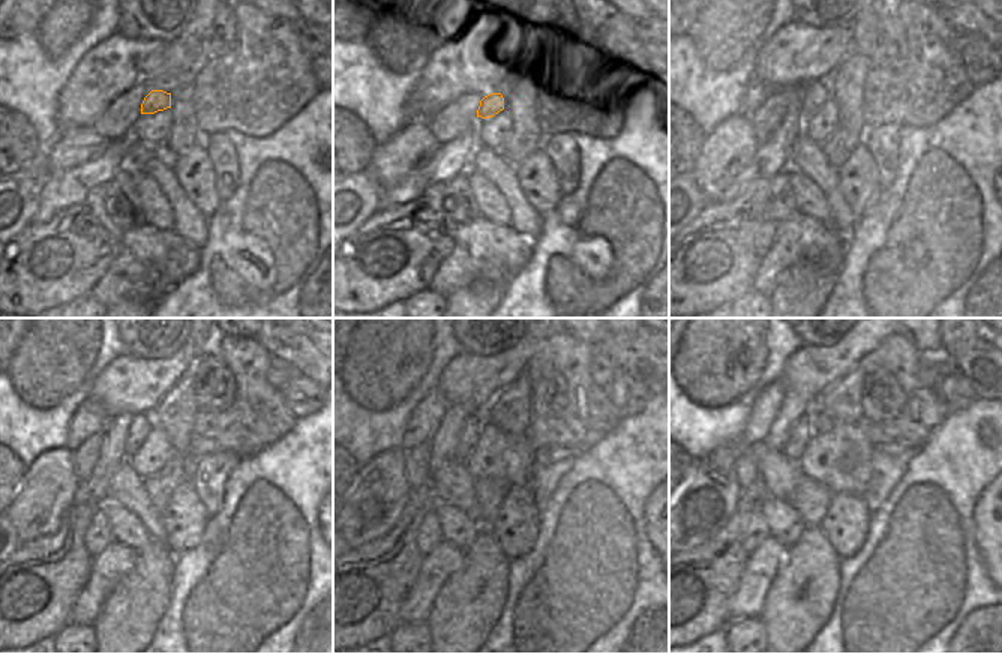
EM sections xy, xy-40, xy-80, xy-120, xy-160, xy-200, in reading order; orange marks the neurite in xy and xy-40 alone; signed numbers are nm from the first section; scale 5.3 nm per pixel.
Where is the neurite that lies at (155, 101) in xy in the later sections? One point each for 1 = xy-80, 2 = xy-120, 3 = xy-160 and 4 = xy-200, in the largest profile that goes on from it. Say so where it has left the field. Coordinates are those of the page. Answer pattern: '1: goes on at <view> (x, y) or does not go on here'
1: goes on at xy-80 (813, 93)
2: goes on at xy-120 (141, 425)
3: goes on at xy-160 (476, 420)
4: goes on at xy-200 (801, 432)

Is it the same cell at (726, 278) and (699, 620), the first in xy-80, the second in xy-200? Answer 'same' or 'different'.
same

